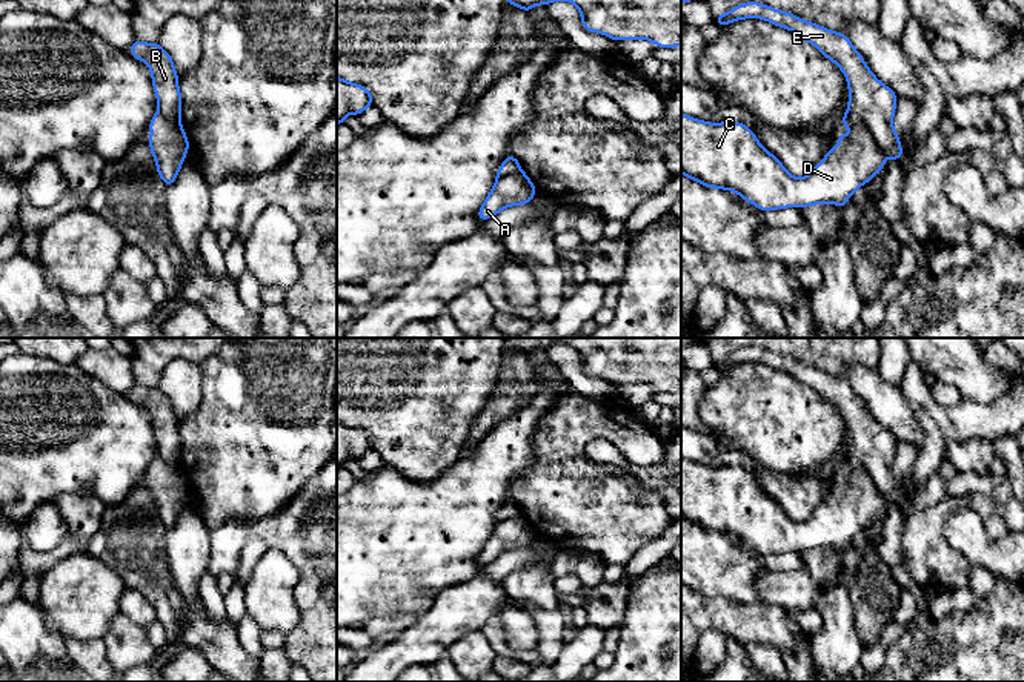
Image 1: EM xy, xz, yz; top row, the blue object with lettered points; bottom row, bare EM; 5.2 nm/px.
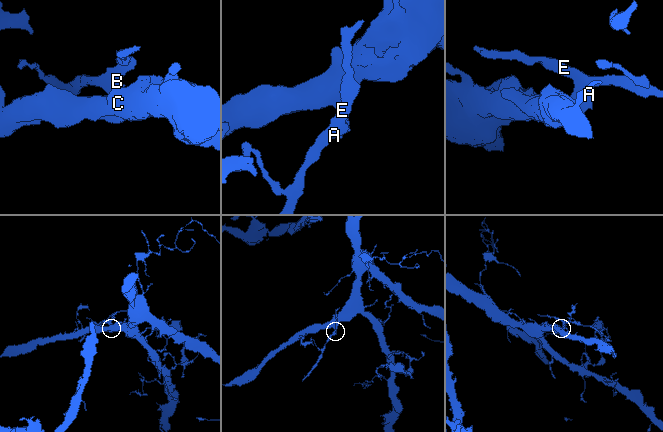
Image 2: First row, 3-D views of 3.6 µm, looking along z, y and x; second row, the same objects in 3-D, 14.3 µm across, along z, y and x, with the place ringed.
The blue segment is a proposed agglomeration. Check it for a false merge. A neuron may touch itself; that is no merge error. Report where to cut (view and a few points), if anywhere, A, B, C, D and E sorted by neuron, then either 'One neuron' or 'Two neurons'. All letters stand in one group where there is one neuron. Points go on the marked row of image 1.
Split along yz (847, 109), (860, 117), (875, 143), (886, 154). Groups: A B E / C D. Two neurons

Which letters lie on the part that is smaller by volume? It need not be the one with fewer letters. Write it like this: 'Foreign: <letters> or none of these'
Foreign: A, B, E

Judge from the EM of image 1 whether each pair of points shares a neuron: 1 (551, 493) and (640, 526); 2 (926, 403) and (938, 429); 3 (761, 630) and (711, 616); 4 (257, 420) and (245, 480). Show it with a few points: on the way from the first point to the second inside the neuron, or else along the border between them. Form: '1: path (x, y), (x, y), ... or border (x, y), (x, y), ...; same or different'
1: path (572, 501), (585, 509), (618, 515); same
2: path (926, 409), (938, 423); same
3: path (749, 622), (723, 616); same
4: path (257, 435), (257, 440), (245, 453), (245, 464); same

